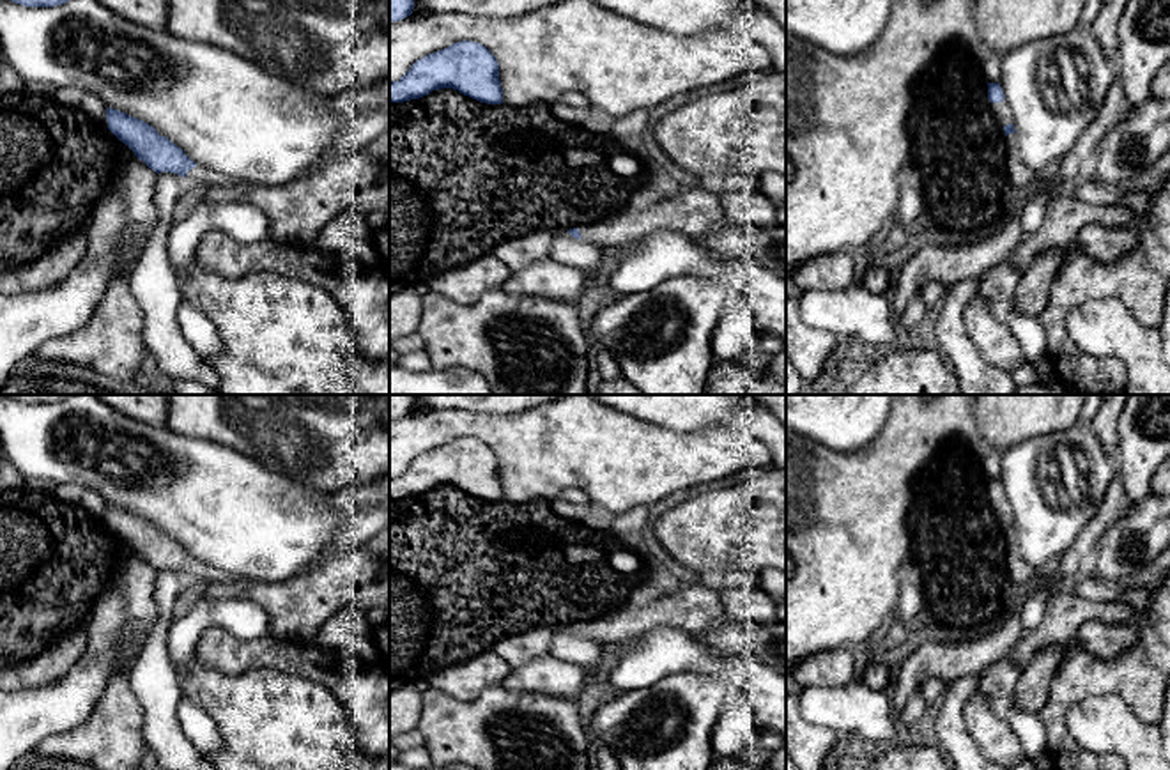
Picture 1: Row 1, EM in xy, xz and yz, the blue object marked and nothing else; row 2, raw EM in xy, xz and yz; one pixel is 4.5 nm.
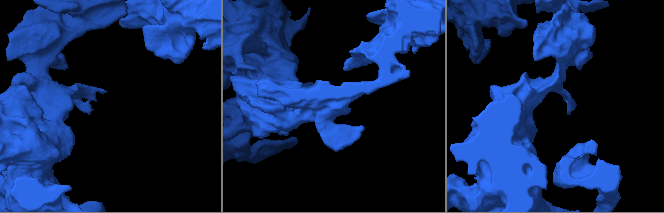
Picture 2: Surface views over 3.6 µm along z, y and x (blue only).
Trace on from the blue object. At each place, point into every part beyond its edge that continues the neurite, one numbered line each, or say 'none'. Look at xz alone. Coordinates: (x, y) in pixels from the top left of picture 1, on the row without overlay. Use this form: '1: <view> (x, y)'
1: xz (694, 608)

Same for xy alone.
1: xy (199, 572)

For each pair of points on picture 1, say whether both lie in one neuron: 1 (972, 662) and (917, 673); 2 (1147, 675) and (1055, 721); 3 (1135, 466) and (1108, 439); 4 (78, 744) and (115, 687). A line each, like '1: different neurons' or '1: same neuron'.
1: same neuron
2: same neuron
3: different neurons
4: same neuron

